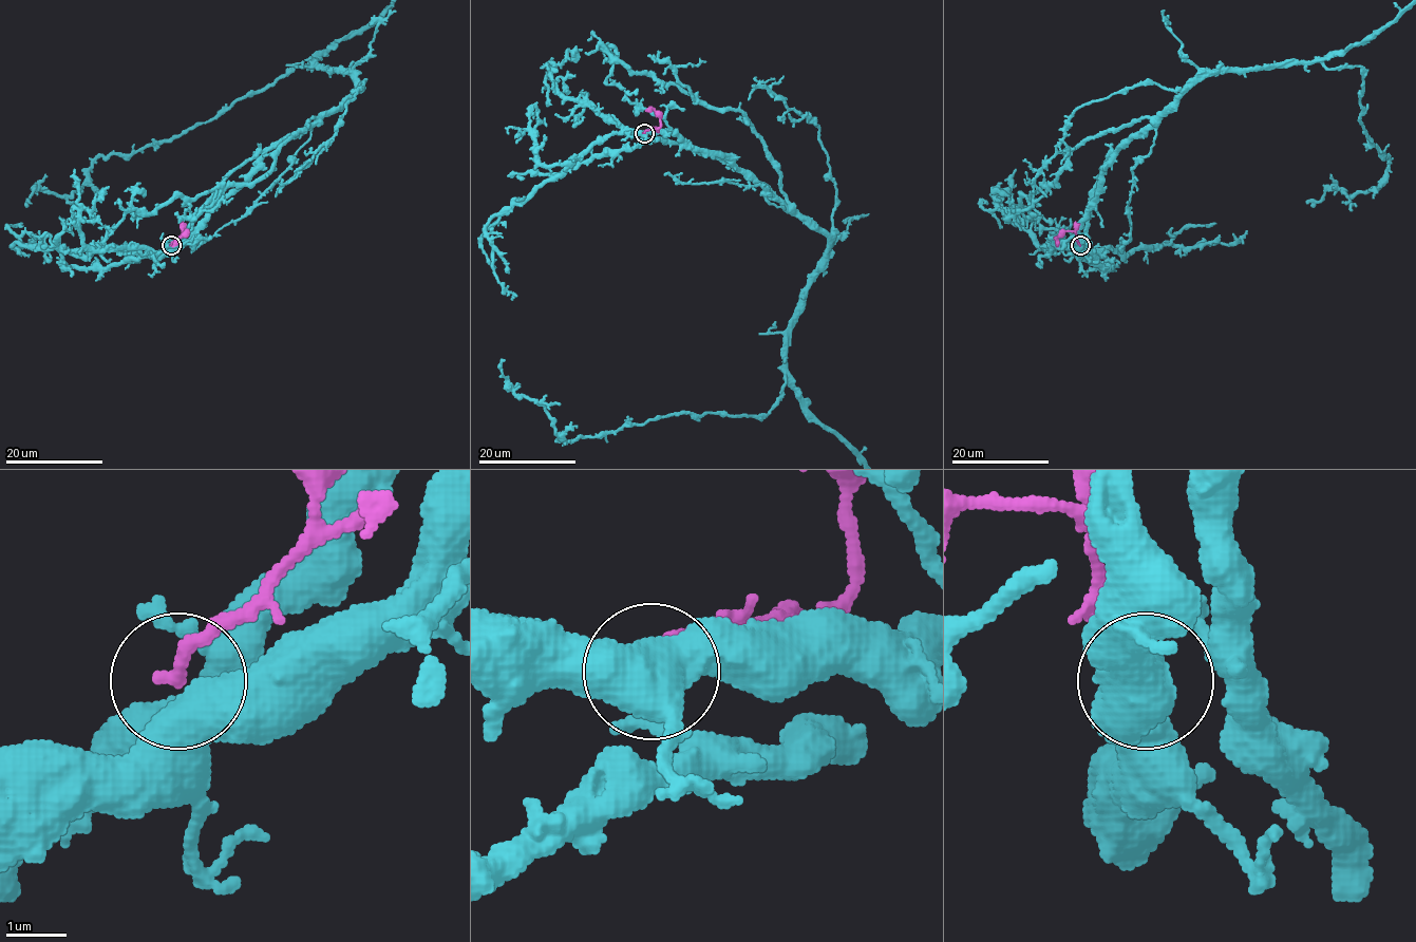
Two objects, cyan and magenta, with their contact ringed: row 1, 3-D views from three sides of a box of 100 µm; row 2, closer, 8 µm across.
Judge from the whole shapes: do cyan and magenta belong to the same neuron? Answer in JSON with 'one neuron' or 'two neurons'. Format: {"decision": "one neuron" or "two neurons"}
{"decision": "two neurons"}

